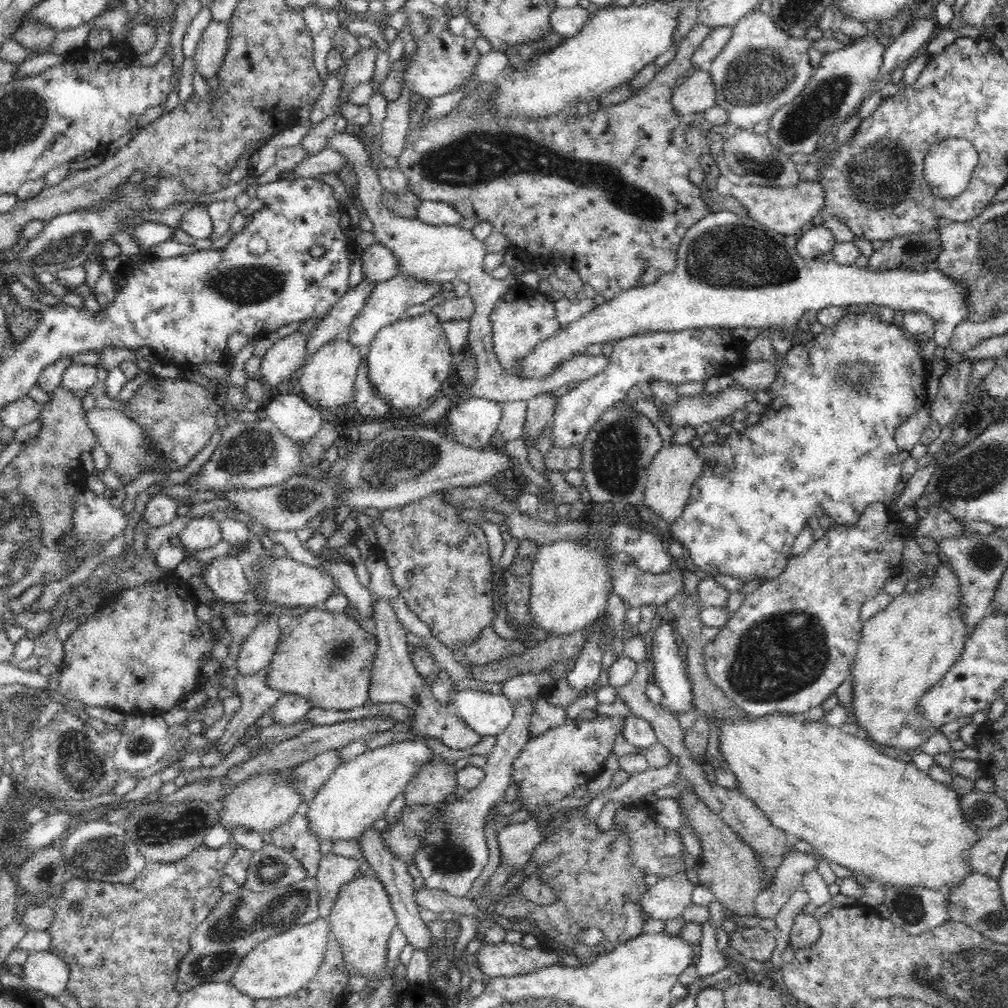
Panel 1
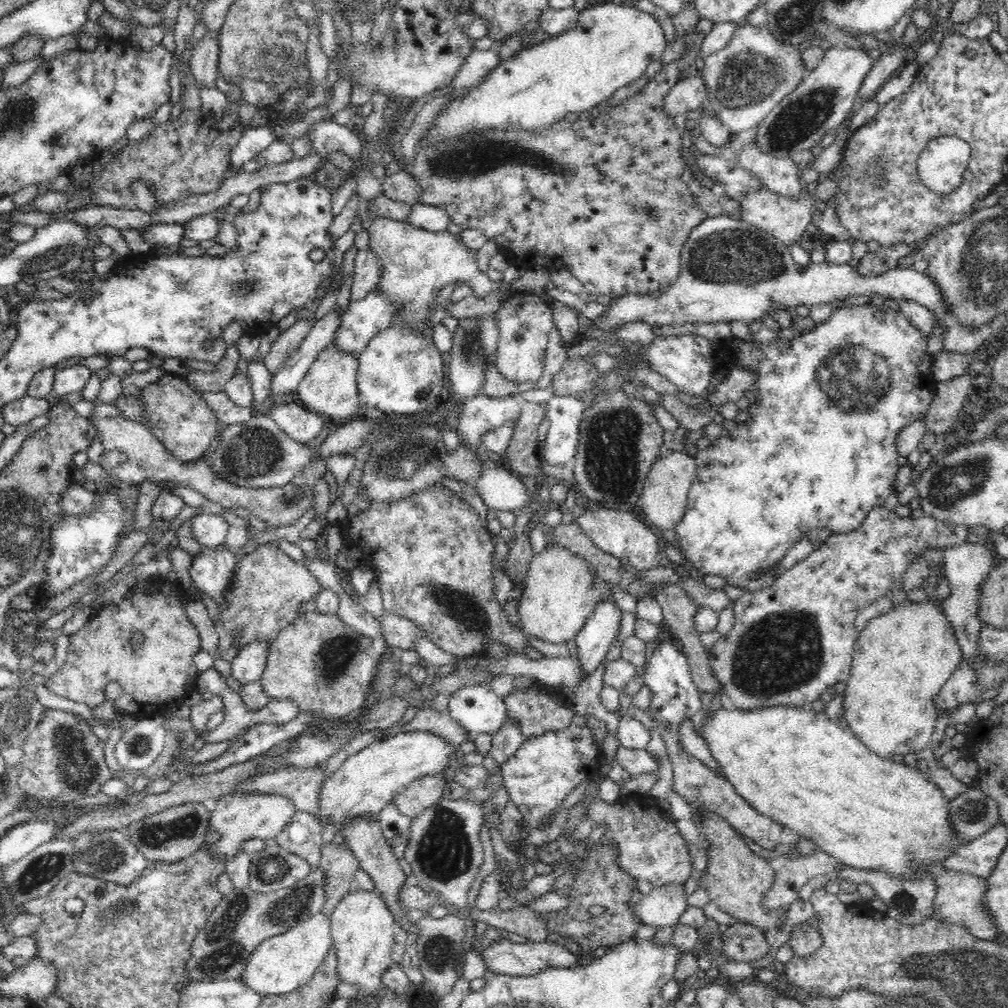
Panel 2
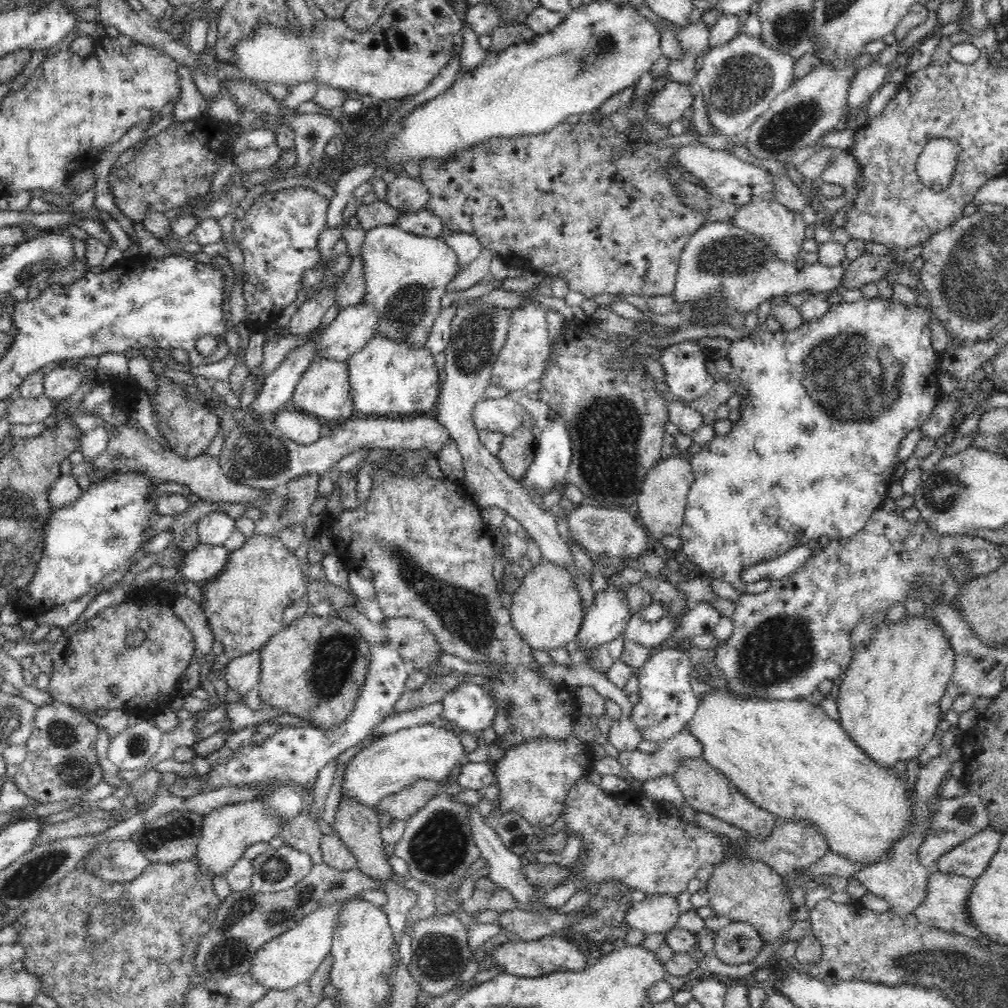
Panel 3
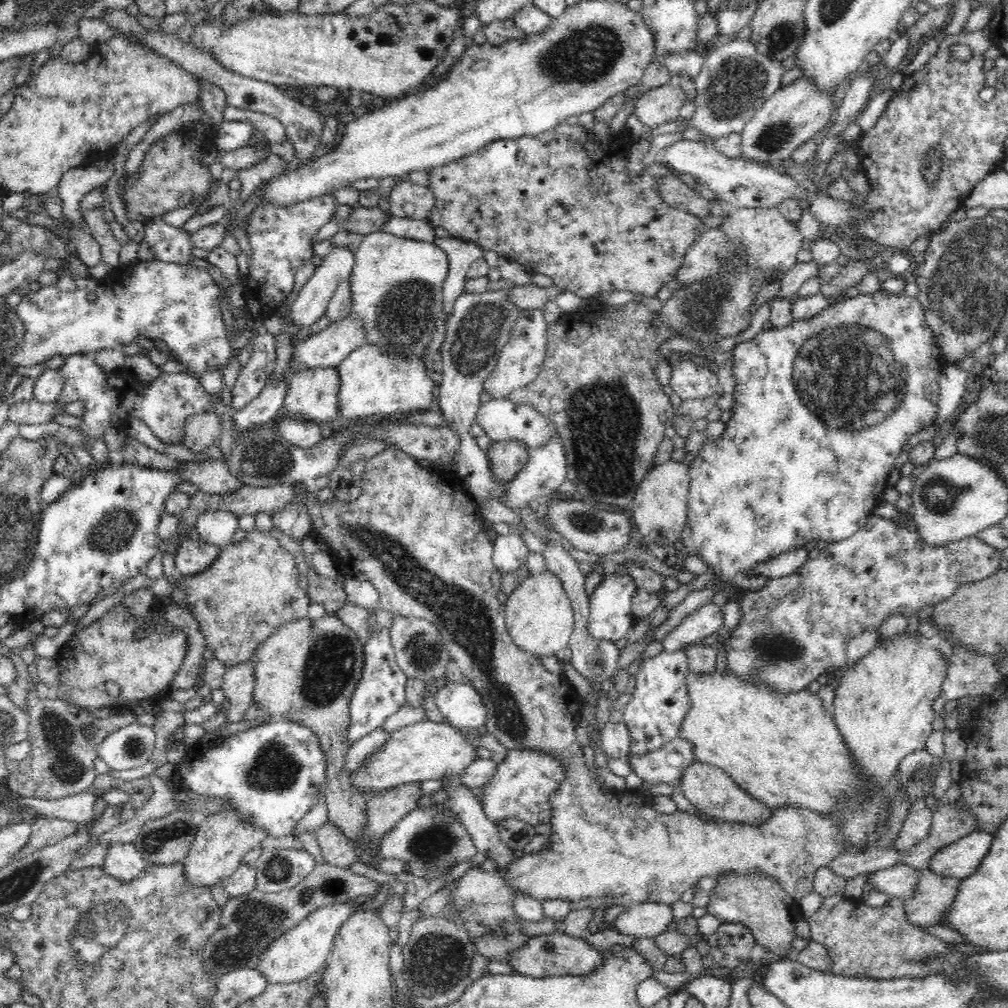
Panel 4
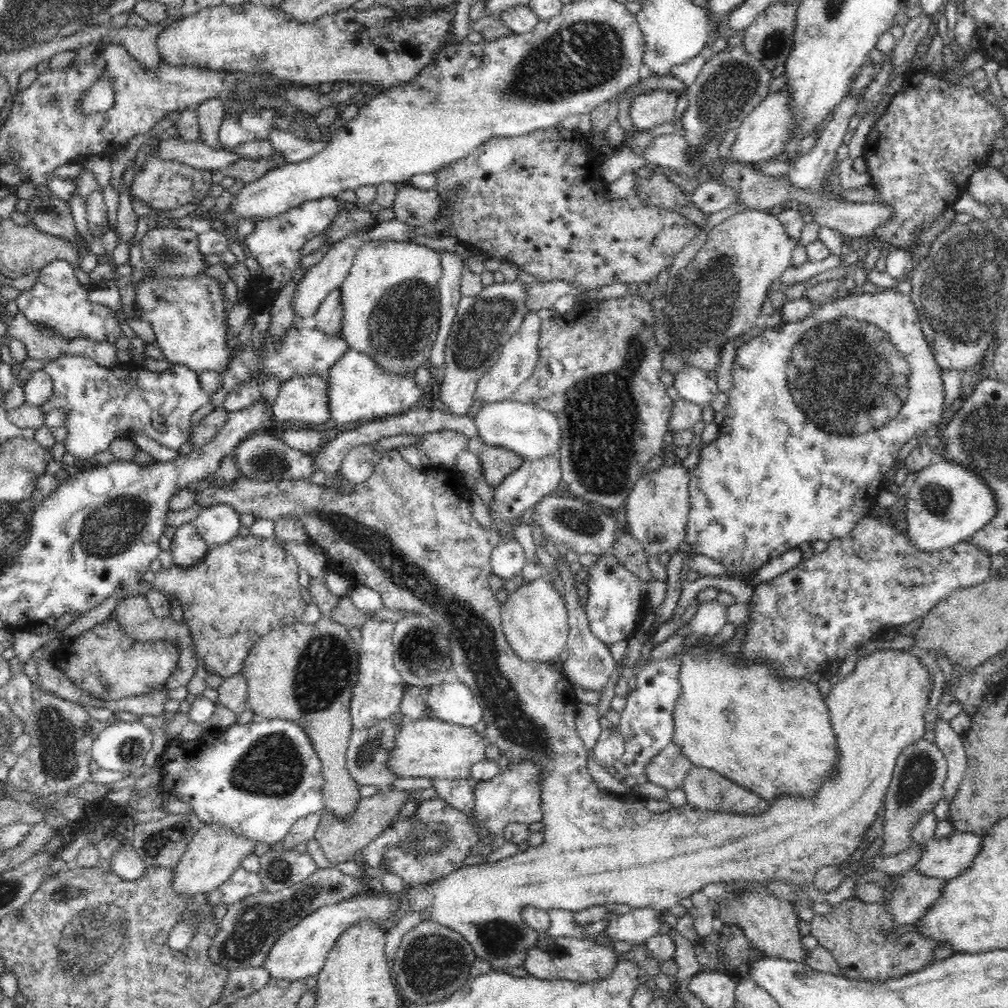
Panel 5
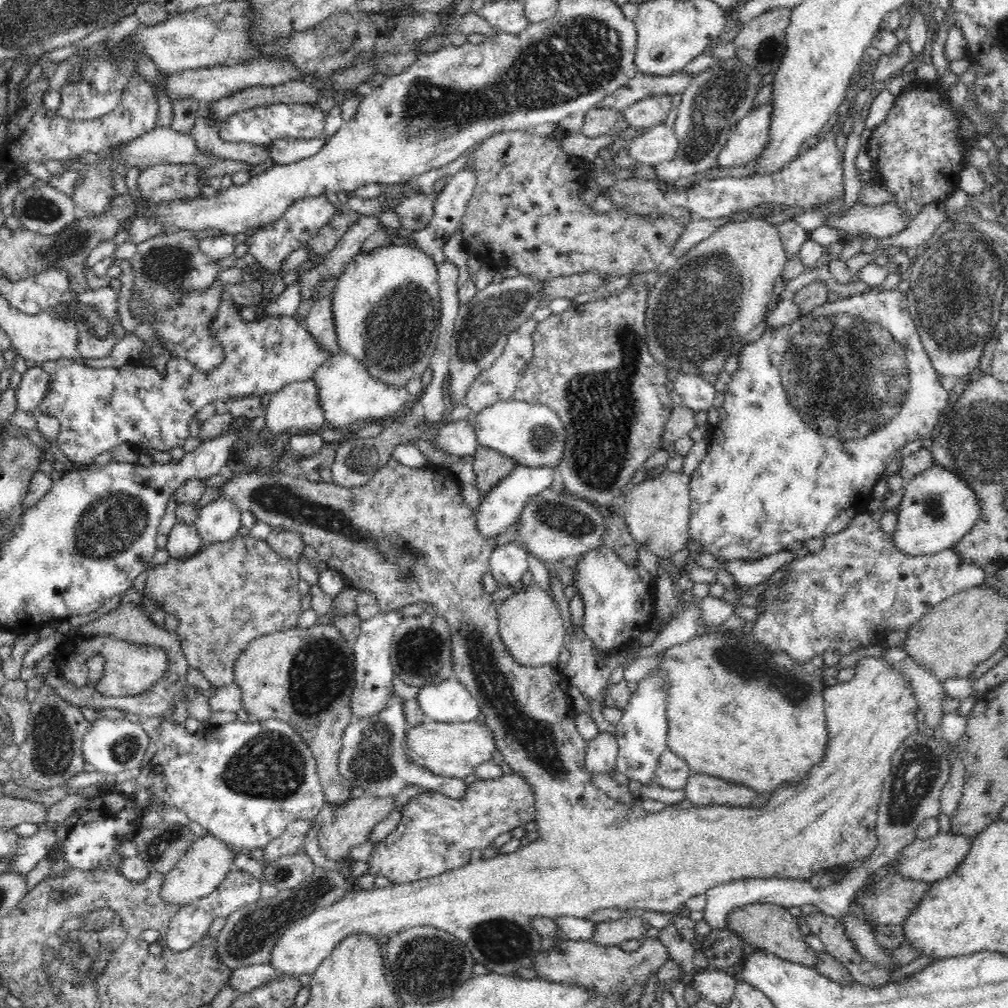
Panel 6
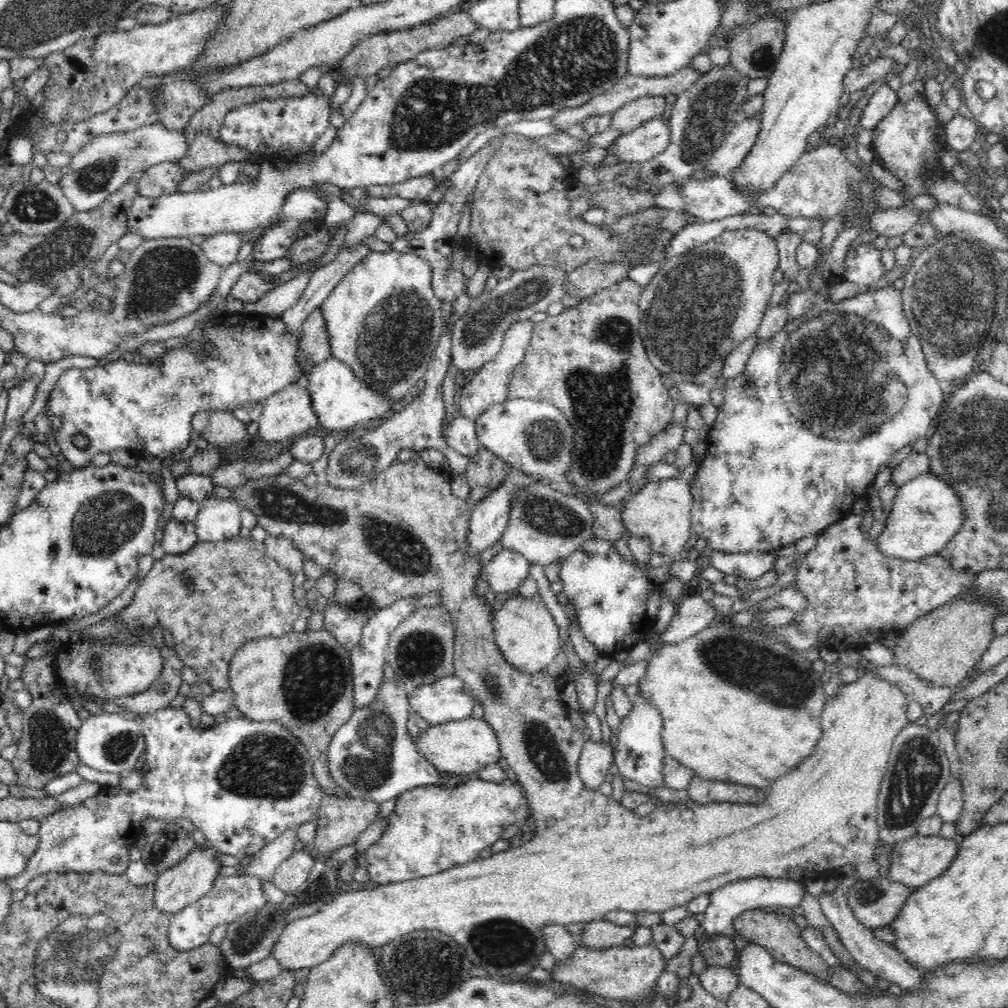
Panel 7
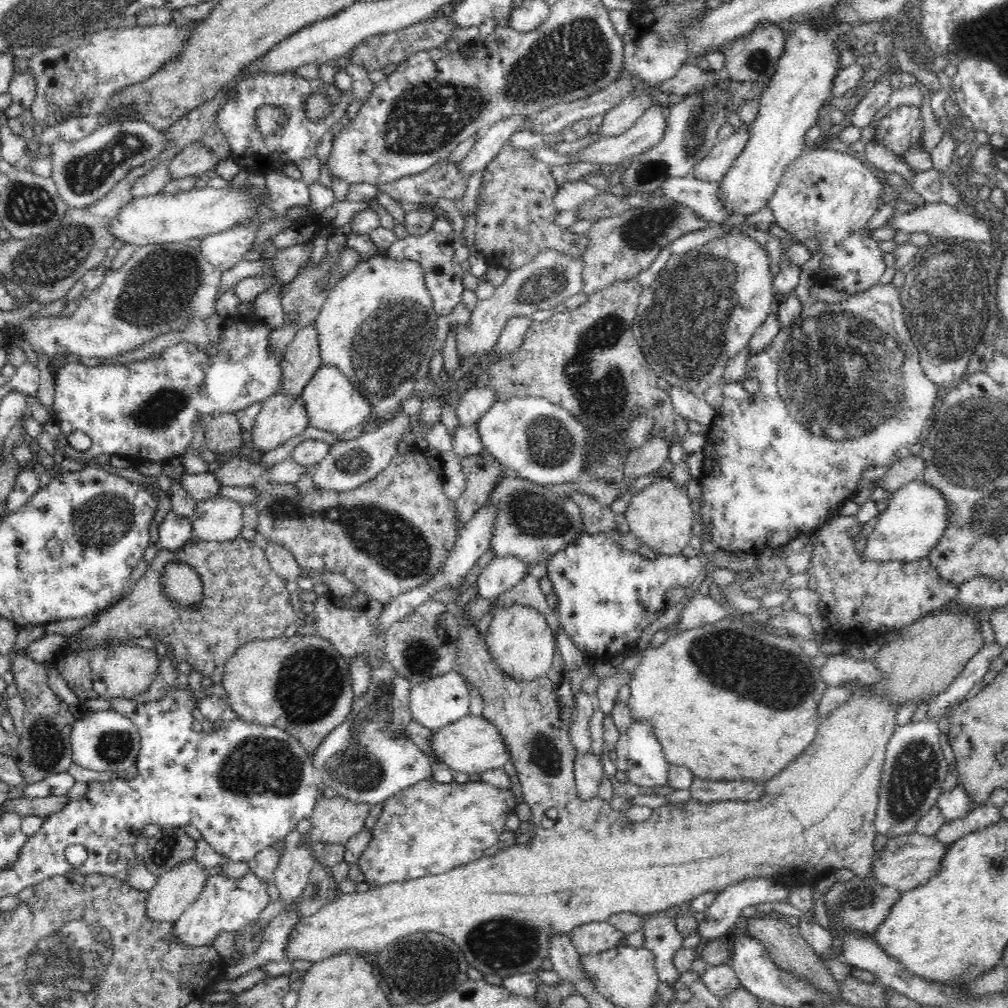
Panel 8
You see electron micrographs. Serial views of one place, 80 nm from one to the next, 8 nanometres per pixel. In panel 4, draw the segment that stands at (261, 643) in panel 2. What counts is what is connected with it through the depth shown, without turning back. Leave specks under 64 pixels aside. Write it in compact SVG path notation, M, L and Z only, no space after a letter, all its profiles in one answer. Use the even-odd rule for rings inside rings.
M252 660L231 667L224 676L222 684L222 692L230 703L228 711L227 723L237 723L244 719L244 714L253 704L254 692L254 665Z

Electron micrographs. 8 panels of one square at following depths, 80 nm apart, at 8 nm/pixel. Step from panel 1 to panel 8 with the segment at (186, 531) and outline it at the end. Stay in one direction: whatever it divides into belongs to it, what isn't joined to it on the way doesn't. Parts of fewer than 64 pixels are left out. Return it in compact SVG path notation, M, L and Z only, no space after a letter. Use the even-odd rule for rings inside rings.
M216 496L197 501L191 516L194 538L205 541L228 542L241 536L243 508L235 500Z

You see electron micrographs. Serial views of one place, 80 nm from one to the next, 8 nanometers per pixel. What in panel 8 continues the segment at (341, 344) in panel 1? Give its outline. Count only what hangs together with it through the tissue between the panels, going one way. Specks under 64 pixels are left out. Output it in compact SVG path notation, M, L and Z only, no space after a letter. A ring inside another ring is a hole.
M278 391L262 402L261 411L251 428L252 444L254 444L256 450L268 453L271 450L280 448L280 446L284 446L290 438L302 434L308 426L309 418L301 396L290 398L285 392Z

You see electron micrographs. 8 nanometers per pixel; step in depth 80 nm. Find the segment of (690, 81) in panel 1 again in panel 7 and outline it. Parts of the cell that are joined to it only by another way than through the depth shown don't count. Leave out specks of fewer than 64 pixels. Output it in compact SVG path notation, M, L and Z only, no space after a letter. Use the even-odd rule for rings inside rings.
M656 95L637 98L612 113L611 127L627 133L651 118L666 118L668 110L669 104L666 104L665 97Z

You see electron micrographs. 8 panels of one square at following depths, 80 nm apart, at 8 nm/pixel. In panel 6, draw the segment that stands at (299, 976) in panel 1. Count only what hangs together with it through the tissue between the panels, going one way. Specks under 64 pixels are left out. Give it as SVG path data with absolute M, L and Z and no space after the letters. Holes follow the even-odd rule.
M394 458L386 462L386 466L382 466L380 470L368 481L359 487L341 487L333 482L310 482L305 477L298 476L295 473L260 473L256 471L246 474L238 474L232 480L226 482L220 487L220 496L218 498L226 499L236 503L236 506L245 512L250 512L256 516L260 522L265 522L271 526L271 530L291 530L299 532L306 546L312 546L320 560L326 563L327 568L342 573L346 581L355 586L358 590L367 590L374 594L378 599L382 611L388 612L392 609L401 609L408 604L415 602L426 603L429 606L428 611L438 613L440 617L444 617L448 621L450 627L450 638L453 649L453 662L456 678L470 692L470 695L477 701L479 710L484 714L485 726L489 729L494 738L494 744L497 750L504 756L506 764L509 764L511 770L525 778L532 791L534 791L534 802L536 818L538 825L538 838L532 843L524 843L515 852L499 853L493 858L472 860L464 866L449 870L447 873L439 874L435 877L423 878L419 881L405 883L390 883L382 888L374 887L372 890L353 889L348 891L338 902L330 906L314 909L306 918L300 918L293 922L288 930L278 939L270 956L272 967L276 968L276 972L284 975L292 975L298 977L300 974L312 974L319 964L329 954L344 941L354 934L370 935L374 939L386 941L393 935L405 932L406 930L418 926L432 926L436 929L448 932L454 937L460 939L474 956L474 960L478 964L484 964L490 972L494 974L516 975L517 970L522 968L534 967L536 954L540 954L542 940L541 935L534 929L532 920L534 918L551 918L556 920L560 916L573 916L574 918L588 919L590 914L604 910L604 908L617 908L622 910L630 910L635 908L639 911L650 910L654 912L677 912L683 907L685 902L698 894L706 894L708 890L715 886L737 881L740 879L751 878L789 878L789 879L805 879L808 880L813 874L823 869L828 869L834 866L845 865L854 860L864 860L869 858L872 851L878 844L877 835L877 812L879 802L881 800L882 790L884 788L884 780L891 769L892 755L897 751L900 743L904 738L921 733L920 725L916 720L917 706L916 695L912 693L912 689L906 683L906 677L902 673L896 671L896 666L888 664L882 658L868 656L862 658L855 667L856 673L850 680L844 683L838 683L834 686L825 685L823 696L825 699L825 714L826 725L828 725L828 742L827 747L820 762L817 762L808 772L808 776L802 782L794 782L794 784L783 783L776 791L767 795L768 804L759 809L732 806L732 805L704 805L698 806L689 802L687 799L682 800L678 804L666 805L659 812L647 812L640 806L640 801L637 800L632 805L623 804L616 801L605 794L594 785L594 782L585 769L585 756L588 743L580 736L580 732L576 729L575 718L577 714L569 702L570 687L569 679L564 672L557 669L555 664L524 667L520 663L514 661L510 651L502 642L498 628L498 609L493 603L492 595L484 591L482 576L489 571L489 558L494 550L496 538L484 538L475 527L475 514L470 508L470 505L459 496L460 483L452 472L444 465L425 464L420 468L411 468L402 465Z

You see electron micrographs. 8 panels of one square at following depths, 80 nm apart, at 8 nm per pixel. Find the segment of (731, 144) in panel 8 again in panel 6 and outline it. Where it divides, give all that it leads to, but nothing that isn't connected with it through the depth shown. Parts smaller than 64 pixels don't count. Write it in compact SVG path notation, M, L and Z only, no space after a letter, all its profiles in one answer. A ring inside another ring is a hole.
M766 102L764 106L753 108L737 122L718 155L718 168L746 166L761 156L769 139L768 129L772 109L771 102Z

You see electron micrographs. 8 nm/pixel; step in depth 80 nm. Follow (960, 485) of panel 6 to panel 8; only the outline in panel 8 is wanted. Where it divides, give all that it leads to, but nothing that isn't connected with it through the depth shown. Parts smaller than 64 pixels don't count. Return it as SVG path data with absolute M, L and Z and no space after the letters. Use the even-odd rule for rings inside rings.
M912 481L900 487L900 490L893 491L886 503L880 507L875 528L867 536L863 555L874 562L912 563L924 558L938 544L948 525L951 525L948 513L947 502L939 490L927 482Z

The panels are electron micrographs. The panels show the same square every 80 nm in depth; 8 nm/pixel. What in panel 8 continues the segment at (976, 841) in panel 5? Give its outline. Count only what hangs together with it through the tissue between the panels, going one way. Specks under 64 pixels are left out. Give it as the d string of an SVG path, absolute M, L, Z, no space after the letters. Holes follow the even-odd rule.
M916 832L890 837L882 850L875 852L876 858L873 858L871 879L882 886L900 890L902 893L915 889L939 873L948 847L948 844L942 844L933 836Z

